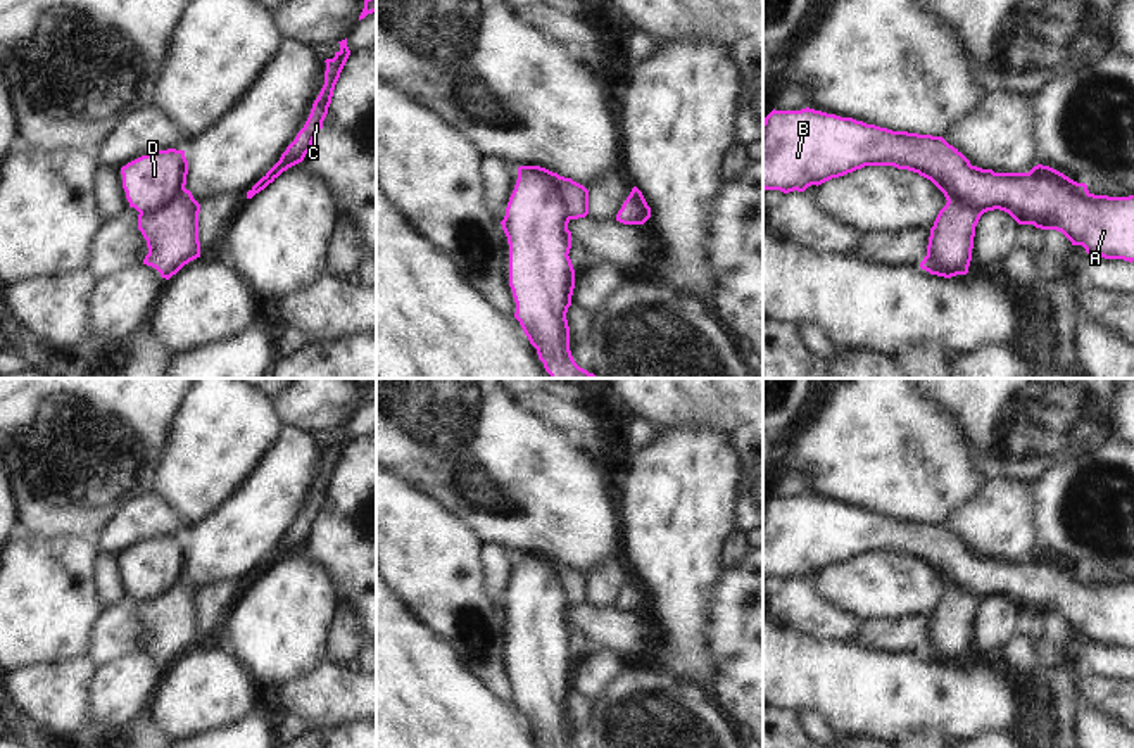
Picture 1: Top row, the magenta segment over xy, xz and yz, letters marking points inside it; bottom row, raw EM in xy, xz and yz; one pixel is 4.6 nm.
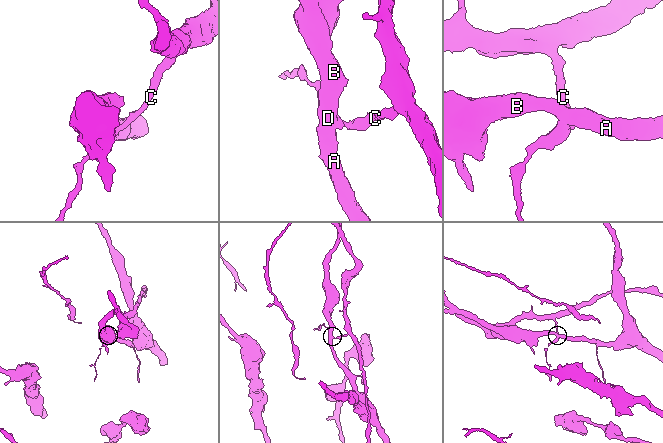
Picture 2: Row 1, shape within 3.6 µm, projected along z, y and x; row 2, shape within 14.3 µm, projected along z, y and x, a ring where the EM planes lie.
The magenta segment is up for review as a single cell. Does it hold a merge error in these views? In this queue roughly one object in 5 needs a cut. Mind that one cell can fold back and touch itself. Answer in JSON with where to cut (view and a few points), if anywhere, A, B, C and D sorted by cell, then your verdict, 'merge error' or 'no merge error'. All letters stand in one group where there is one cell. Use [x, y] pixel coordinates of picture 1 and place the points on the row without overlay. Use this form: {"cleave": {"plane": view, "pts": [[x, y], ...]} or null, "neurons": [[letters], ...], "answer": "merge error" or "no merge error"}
{"cleave": {"plane": "xy", "pts": [[185, 576], [161, 596], [140, 600]]}, "neurons": [["A", "B", "D"], ["C"]], "answer": "merge error"}

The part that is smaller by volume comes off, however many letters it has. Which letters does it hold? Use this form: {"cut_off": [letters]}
{"cut_off": ["C"]}

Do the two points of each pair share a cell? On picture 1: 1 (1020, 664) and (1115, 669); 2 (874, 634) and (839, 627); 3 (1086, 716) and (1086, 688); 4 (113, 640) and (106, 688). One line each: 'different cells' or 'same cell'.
1: same cell
2: different cells
3: different cells
4: different cells

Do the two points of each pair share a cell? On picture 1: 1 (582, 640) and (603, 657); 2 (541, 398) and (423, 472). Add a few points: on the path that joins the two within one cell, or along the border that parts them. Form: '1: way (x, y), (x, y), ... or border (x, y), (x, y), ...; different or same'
1: border (592, 645), (575, 665); different
2: border (513, 396), (561, 427); different

